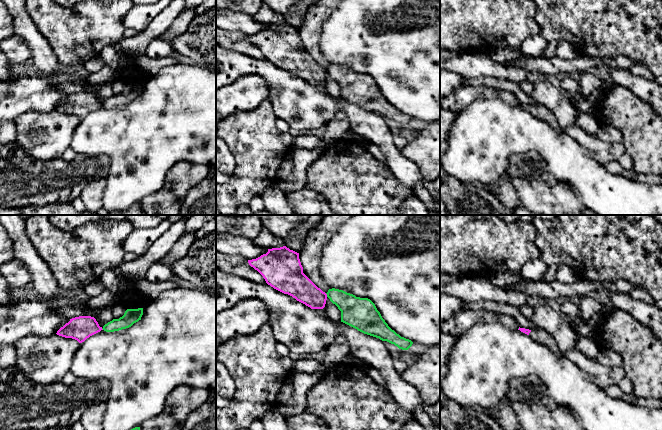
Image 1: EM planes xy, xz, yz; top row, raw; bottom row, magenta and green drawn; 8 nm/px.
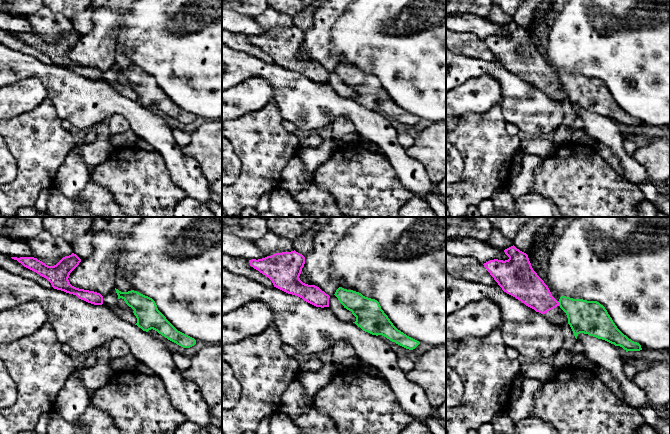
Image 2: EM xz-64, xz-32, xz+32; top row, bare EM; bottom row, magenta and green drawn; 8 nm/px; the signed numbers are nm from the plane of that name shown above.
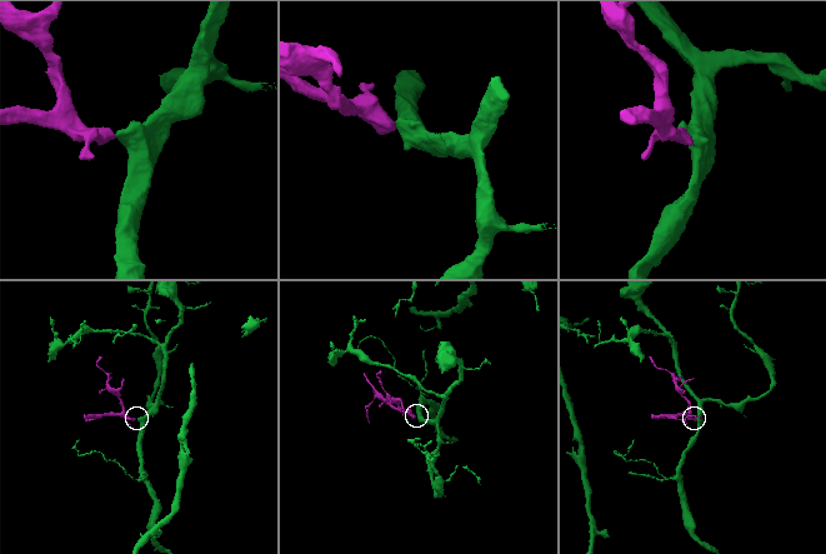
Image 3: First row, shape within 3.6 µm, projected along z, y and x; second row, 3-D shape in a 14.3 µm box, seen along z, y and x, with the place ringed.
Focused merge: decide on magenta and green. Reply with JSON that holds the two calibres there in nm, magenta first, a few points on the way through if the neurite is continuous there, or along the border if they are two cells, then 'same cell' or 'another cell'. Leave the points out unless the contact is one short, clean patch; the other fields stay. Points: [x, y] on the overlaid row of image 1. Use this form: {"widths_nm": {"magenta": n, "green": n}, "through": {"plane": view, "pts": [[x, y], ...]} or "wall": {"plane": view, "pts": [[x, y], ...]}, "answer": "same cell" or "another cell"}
{"widths_nm": {"magenta": 200, "green": 220}, "wall": {"plane": "xz", "pts": [[325, 293], [327, 296]]}, "answer": "another cell"}

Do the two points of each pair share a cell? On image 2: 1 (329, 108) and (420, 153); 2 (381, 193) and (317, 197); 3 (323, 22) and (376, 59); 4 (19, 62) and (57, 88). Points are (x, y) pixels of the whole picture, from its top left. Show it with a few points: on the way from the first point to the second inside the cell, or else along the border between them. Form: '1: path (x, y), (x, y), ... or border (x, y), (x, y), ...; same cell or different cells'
1: border (404, 149), (408, 155), (422, 165); different cells
2: border (313, 182), (326, 190), (338, 206); different cells
3: border (345, 10), (331, 29), (331, 52); different cells
4: path (28, 66), (38, 69), (48, 79); same cell

